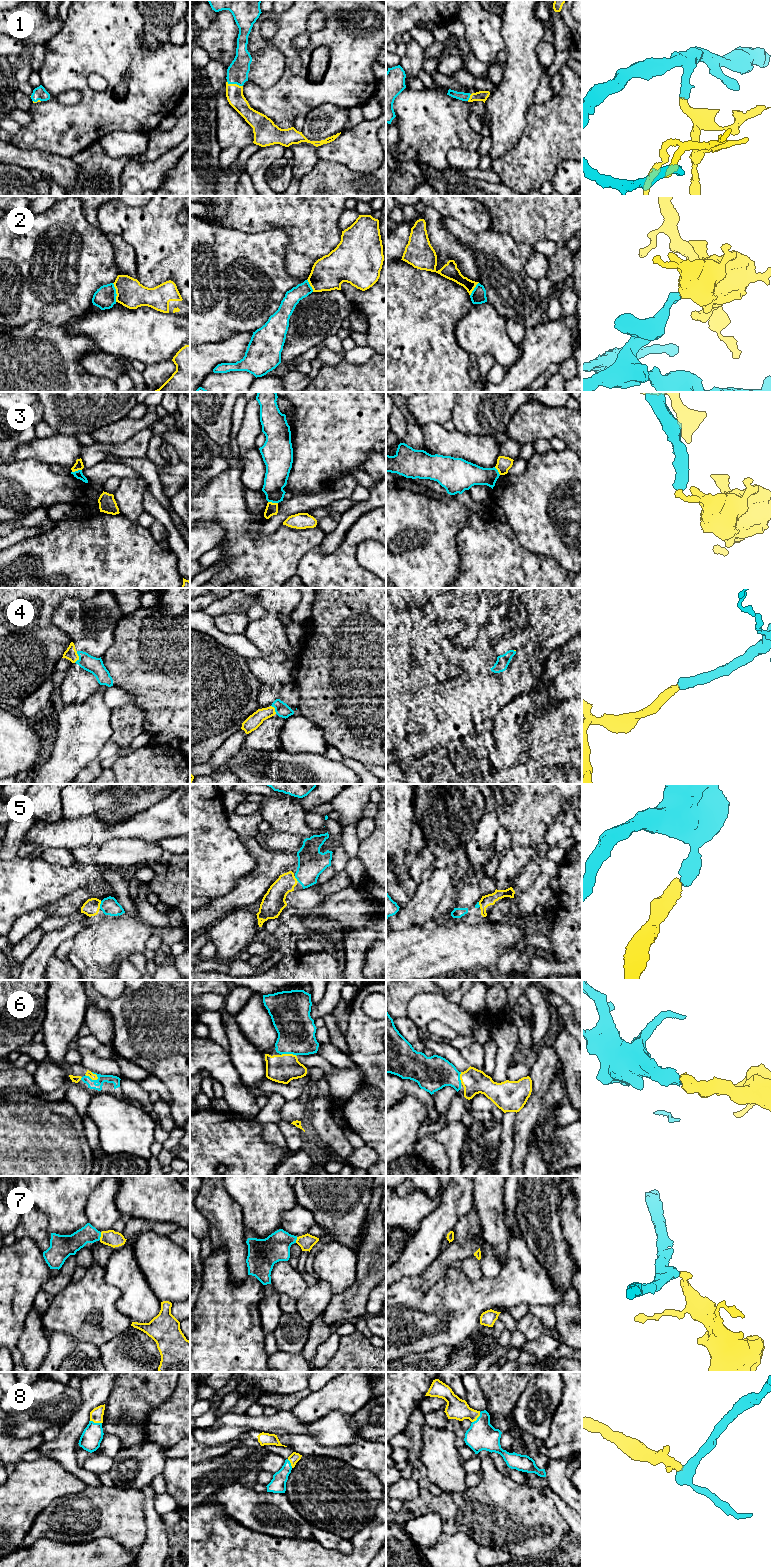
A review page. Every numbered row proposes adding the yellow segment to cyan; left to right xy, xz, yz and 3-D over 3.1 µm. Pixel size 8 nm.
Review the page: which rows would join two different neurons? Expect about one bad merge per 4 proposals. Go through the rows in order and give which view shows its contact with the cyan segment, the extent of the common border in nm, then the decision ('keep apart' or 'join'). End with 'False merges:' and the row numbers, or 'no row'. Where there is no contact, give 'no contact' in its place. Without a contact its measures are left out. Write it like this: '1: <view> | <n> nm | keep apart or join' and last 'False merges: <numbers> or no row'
1: xz | 130 nm | join
2: xy | 160 nm | keep apart
3: xy | 80 nm | keep apart
4: xy | 100 nm | join
5: xy | 70 nm | join
6: xy | 120 nm | join
7: xy | 70 nm | join
8: yz | 110 nm | join
False merges: 2, 3

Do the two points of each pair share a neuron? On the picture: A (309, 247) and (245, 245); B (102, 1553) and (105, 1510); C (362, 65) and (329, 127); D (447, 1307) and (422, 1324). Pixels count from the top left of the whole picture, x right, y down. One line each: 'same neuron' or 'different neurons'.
A: different neurons
B: different neurons
C: different neurons
D: same neuron

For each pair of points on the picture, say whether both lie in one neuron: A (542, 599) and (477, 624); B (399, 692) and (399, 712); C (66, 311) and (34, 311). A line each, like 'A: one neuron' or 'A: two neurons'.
A: two neurons
B: one neuron
C: one neuron

